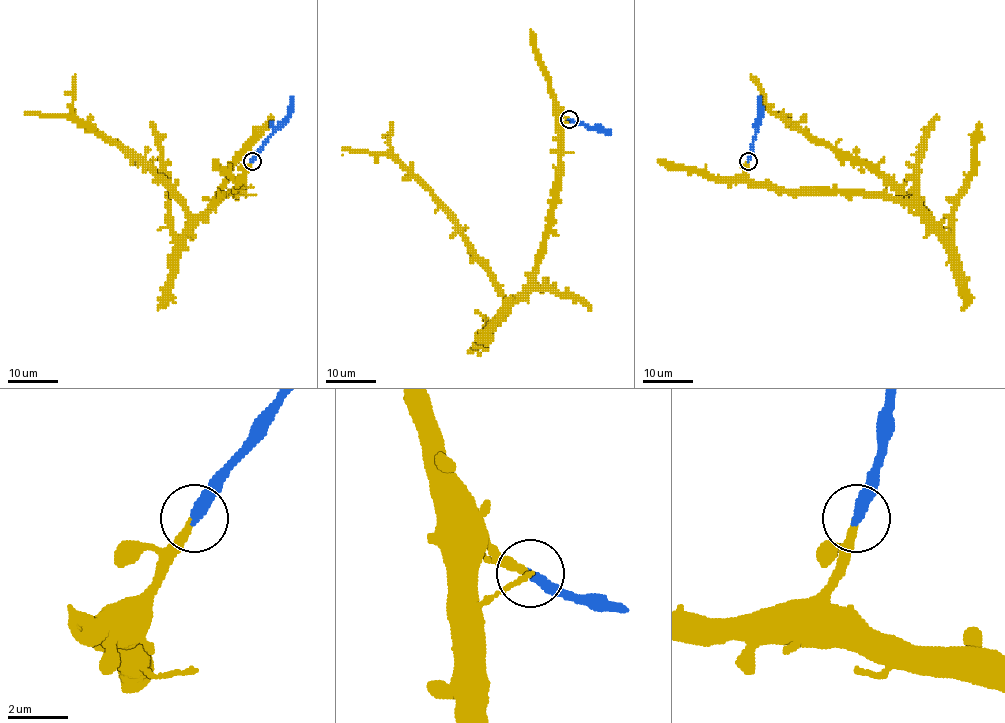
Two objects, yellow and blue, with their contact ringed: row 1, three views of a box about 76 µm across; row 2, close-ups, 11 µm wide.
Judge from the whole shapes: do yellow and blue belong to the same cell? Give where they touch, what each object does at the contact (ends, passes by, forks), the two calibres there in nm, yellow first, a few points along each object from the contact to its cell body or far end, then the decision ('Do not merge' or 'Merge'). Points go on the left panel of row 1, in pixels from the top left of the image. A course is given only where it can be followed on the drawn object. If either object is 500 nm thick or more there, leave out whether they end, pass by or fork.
Place: (252, 161). At the ring yellow ends. At the ring blue ends. Thickness 240 nm (yellow) against 380 nm. Course of yellow: (251, 161), (243, 174), (241, 190), (231, 190), (205, 213), (195, 216), (138, 159), (69, 115), (24, 112). Course of blue: (252, 161), (286, 117), (292, 96). Do not merge

